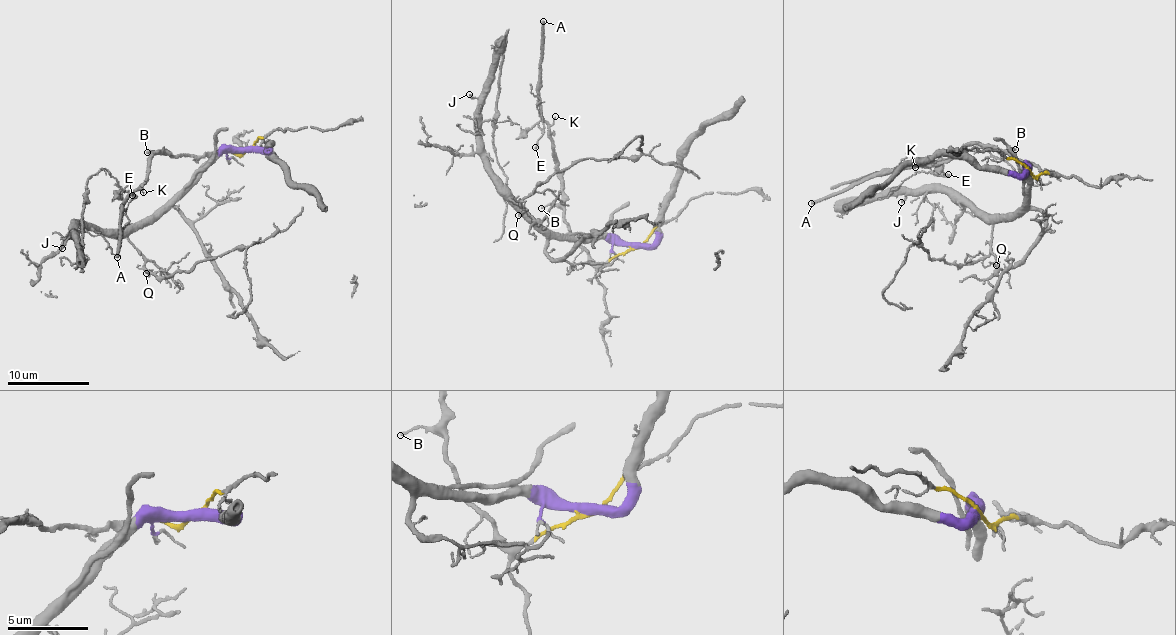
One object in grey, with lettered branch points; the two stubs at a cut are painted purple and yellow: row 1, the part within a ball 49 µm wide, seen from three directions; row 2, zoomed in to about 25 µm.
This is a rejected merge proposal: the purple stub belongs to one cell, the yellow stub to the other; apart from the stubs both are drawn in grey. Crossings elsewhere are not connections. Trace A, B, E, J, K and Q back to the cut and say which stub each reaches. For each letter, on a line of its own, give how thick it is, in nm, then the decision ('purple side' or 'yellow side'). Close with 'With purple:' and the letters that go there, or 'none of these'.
A: 280 nm thick; yellow side
B: 140 nm thick; yellow side
E: 150 nm thick; yellow side
J: 140 nm thick; purple side
K: 100 nm thick; yellow side
Q: 110 nm thick; purple side
With purple: J, Q

